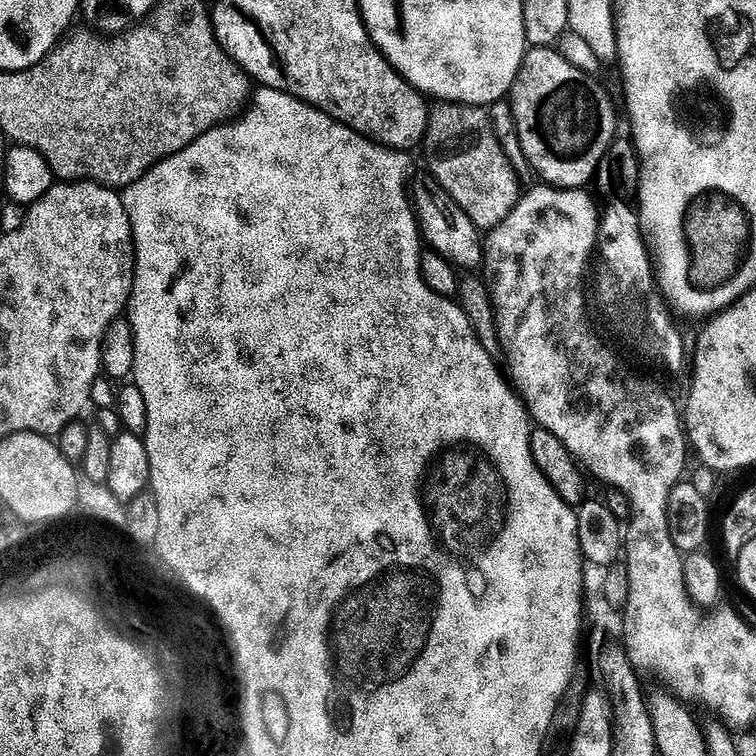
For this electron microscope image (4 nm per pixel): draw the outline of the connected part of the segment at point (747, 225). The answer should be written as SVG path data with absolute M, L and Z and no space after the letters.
M714 186L714 188L702 190L702 192L690 202L690 206L686 208L686 216L684 216L684 222L686 222L686 226L688 226L690 240L692 240L692 244L694 244L694 260L696 260L694 272L692 272L692 276L690 276L690 284L692 284L692 286L696 288L696 292L700 292L700 294L714 294L714 292L718 292L718 290L712 290L714 284L726 280L728 274L730 274L730 278L732 278L734 266L736 266L736 270L738 270L738 266L742 266L742 270L744 270L744 266L748 264L748 258L750 258L750 254L752 254L752 244L754 244L754 232L752 232L752 218L750 218L750 212L742 206L742 202L740 202L738 198L734 198L730 192L724 192L724 190L720 190L720 188L722 188L722 186Z

